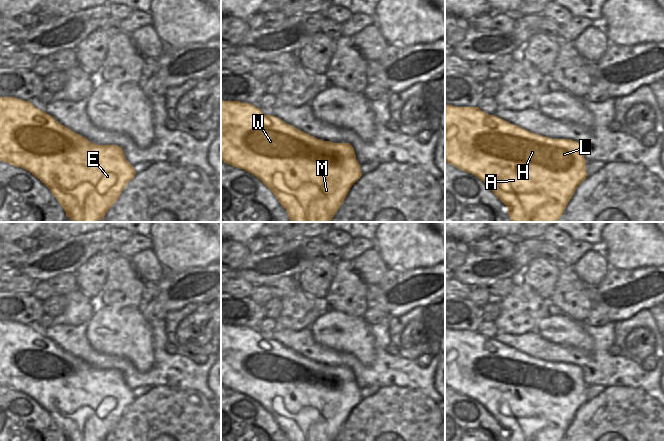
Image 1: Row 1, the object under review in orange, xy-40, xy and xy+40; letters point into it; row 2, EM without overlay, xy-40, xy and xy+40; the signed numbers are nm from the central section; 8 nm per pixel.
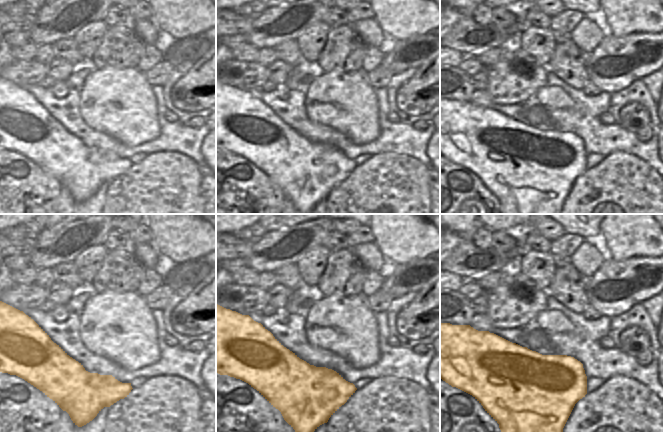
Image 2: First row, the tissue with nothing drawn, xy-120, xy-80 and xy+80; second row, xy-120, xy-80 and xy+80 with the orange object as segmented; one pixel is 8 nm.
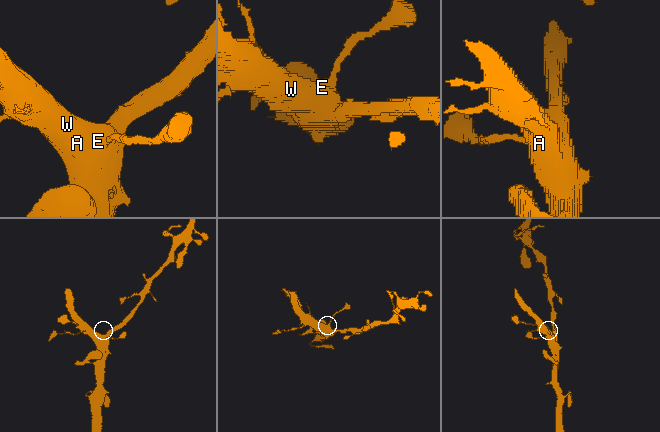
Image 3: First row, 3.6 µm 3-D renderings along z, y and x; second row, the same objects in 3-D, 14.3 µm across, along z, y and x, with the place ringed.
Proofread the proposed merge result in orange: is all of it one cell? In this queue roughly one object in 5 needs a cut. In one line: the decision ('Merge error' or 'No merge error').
No merge error.

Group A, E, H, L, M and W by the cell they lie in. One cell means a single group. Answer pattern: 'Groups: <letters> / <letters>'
Groups: A E H L M W.

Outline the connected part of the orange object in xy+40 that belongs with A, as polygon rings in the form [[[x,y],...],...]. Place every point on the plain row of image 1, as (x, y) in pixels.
[[[445,329],[445,386],[483,405],[508,432],[510,441],[561,441],[576,412],[588,400],[584,374],[577,365],[531,357],[478,331]]]

